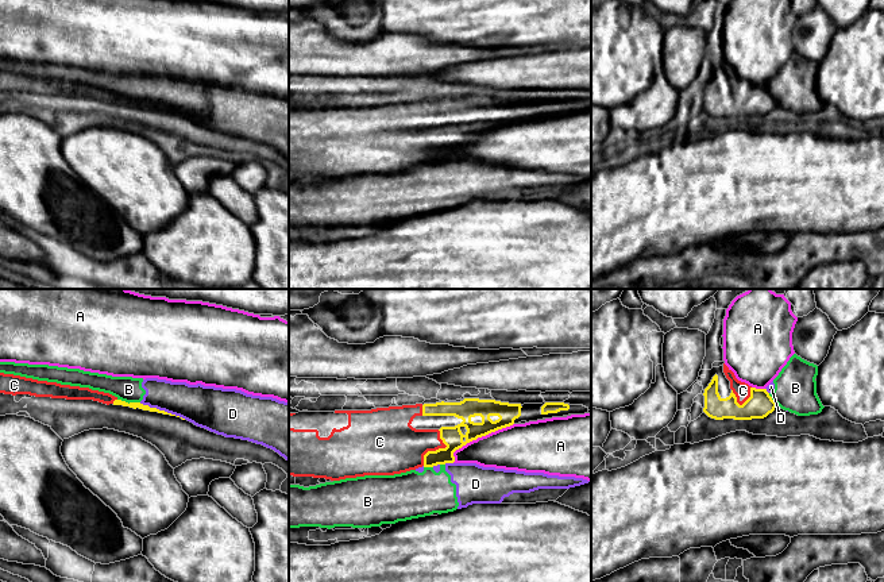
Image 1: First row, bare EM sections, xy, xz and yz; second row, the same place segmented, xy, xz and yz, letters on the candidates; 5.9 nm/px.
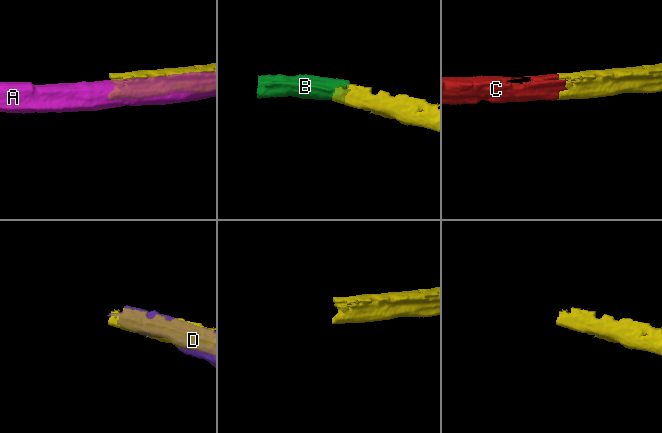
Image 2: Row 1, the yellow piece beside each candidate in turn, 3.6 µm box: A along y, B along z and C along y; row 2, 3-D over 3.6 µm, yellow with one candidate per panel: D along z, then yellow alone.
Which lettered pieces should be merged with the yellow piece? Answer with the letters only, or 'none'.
C

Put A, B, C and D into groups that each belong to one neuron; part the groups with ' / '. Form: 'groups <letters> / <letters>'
groups A / B D / C

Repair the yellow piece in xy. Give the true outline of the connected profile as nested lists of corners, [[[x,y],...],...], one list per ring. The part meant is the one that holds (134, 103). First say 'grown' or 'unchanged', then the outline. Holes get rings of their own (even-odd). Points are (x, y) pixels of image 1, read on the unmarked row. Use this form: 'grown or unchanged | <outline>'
grown | [[[0,70],[0,90],[12,93],[30,92],[35,95],[51,95],[51,96],[66,96],[66,97],[93,97],[107,103],[109,101],[123,103],[134,107],[139,105],[143,108],[175,113],[165,108],[159,108],[157,105],[150,105],[148,103],[143,103],[140,100],[128,101],[109,90],[92,88],[89,85],[61,82],[57,80],[38,78],[32,76],[26,76],[13,72],[4,72],[4,70]]]

